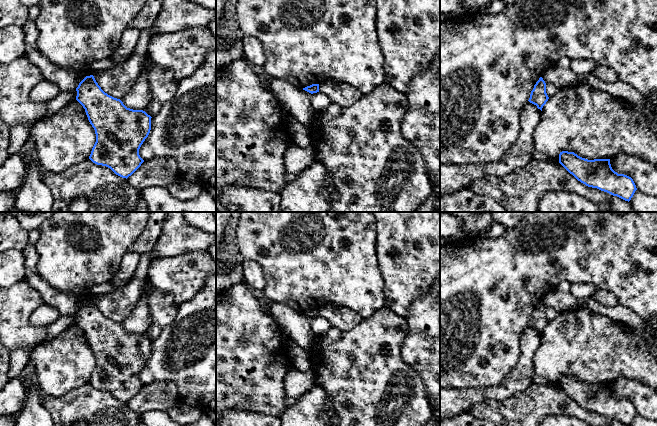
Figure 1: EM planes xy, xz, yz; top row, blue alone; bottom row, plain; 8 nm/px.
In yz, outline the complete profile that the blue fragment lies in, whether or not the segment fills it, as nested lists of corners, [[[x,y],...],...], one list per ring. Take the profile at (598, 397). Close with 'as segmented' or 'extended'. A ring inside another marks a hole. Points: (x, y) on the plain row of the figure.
[[[562,375],[559,387],[578,405],[588,411],[597,412],[625,425],[630,425],[637,414],[633,403],[615,396],[610,383],[588,384],[574,376]]] | as segmented

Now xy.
[[[93,299],[86,300],[76,312],[76,324],[85,333],[86,339],[95,354],[96,366],[89,383],[110,392],[122,402],[131,400],[144,386],[139,373],[151,354],[151,340],[143,334],[127,332],[120,323],[105,317]]] | as segmented

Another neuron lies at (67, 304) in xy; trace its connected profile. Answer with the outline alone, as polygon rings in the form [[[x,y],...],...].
[[[27,270],[24,280],[34,287],[43,297],[46,304],[56,308],[61,315],[74,315],[79,307],[86,301],[92,299],[89,294],[85,294],[82,298],[78,298],[70,293],[60,292],[53,288],[39,274]]]

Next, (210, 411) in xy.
[[[216,401],[211,402],[203,409],[203,413],[216,425]]]

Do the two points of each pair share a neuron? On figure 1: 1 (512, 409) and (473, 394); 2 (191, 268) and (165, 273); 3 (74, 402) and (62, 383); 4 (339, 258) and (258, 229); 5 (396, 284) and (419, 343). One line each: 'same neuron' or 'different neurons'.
1: different neurons
2: same neuron
3: different neurons
4: same neuron
5: different neurons

